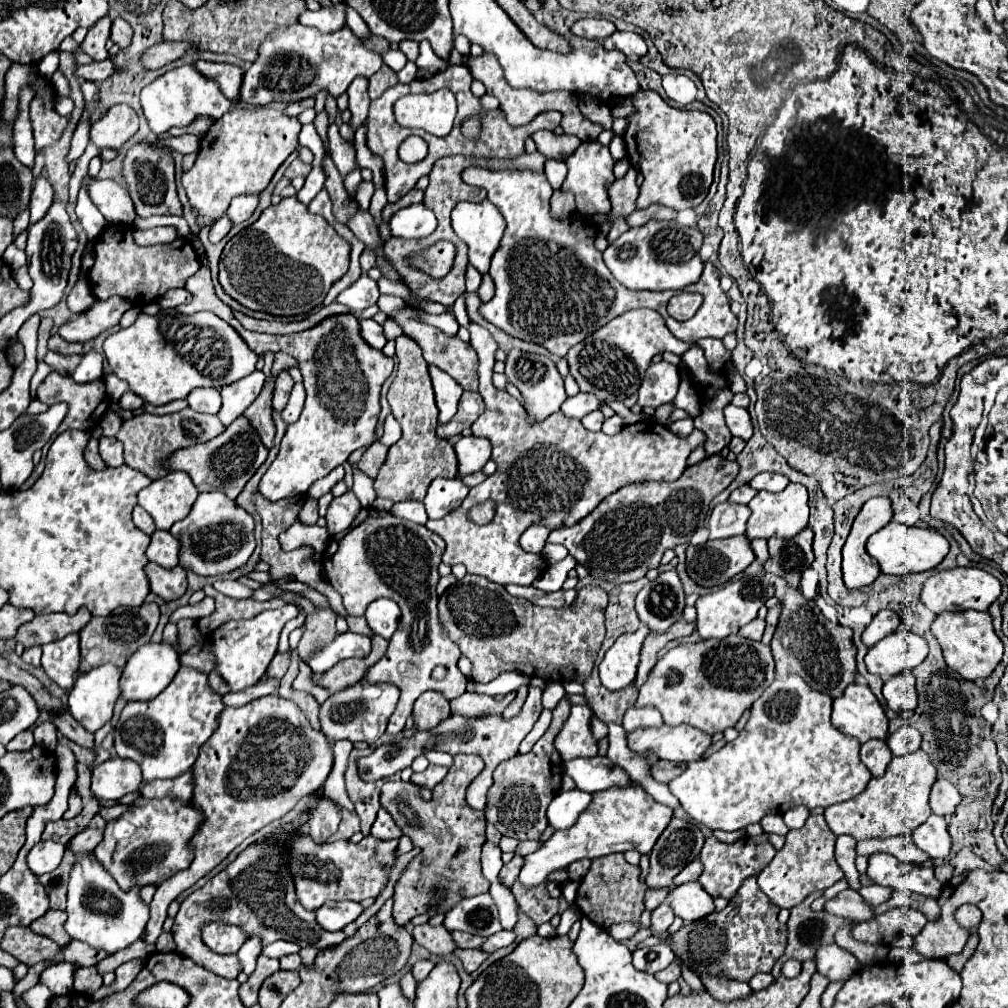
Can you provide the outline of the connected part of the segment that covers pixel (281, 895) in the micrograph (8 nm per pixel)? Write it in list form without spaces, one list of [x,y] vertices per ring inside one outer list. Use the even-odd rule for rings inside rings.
[[[267,841],[249,845],[221,873],[217,873],[201,889],[193,891],[183,899],[179,913],[175,917],[175,925],[171,929],[175,937],[177,953],[201,965],[203,961],[201,929],[203,925],[213,921],[237,925],[249,937],[259,937],[261,945],[269,945],[273,941],[283,939],[283,941],[293,941],[299,947],[313,945],[317,949],[325,949],[341,943],[347,937],[343,931],[329,933],[321,929],[313,917],[313,911],[307,911],[303,905],[299,905],[295,897],[291,873],[285,867],[283,849]]]

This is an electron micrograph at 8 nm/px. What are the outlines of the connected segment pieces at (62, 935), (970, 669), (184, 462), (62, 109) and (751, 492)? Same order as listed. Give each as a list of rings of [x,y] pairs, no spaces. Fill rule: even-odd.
[[[49,909],[43,917],[39,917],[37,921],[31,923],[31,929],[39,935],[53,939],[57,945],[67,945],[71,941],[71,937],[65,933],[63,923],[65,923],[65,911]]]
[[[945,611],[935,617],[931,623],[931,633],[939,641],[943,649],[943,657],[949,669],[957,671],[963,679],[983,681],[987,679],[993,669],[999,665],[1003,657],[1003,643],[995,635],[989,613],[979,611]]]
[[[239,417],[219,437],[213,437],[205,443],[197,443],[185,449],[177,449],[163,461],[163,467],[187,471],[197,491],[225,491],[229,499],[235,499],[265,459],[267,447],[261,443],[257,431],[249,425],[249,421],[245,417]]]
[[[56,96],[55,109],[61,116],[68,116],[74,108],[74,103],[71,98]]]
[[[741,485],[741,487],[737,487],[737,489],[729,495],[729,501],[731,501],[731,503],[749,503],[755,495],[757,495],[755,489],[751,489],[749,485]]]

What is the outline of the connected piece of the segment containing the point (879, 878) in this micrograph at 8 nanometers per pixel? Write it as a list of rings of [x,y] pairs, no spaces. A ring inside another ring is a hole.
[[[873,853],[869,857],[867,875],[877,885],[893,887],[895,891],[913,891],[927,897],[939,897],[943,883],[935,879],[933,869],[913,863],[903,863],[889,853]]]

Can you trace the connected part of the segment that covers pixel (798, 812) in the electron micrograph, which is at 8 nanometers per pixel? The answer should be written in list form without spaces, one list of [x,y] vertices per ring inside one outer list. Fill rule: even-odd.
[[[801,805],[801,807],[793,807],[793,809],[789,809],[789,811],[783,815],[785,825],[787,825],[789,829],[801,829],[801,827],[805,825],[807,817],[809,817],[809,809],[805,809],[803,805]]]

